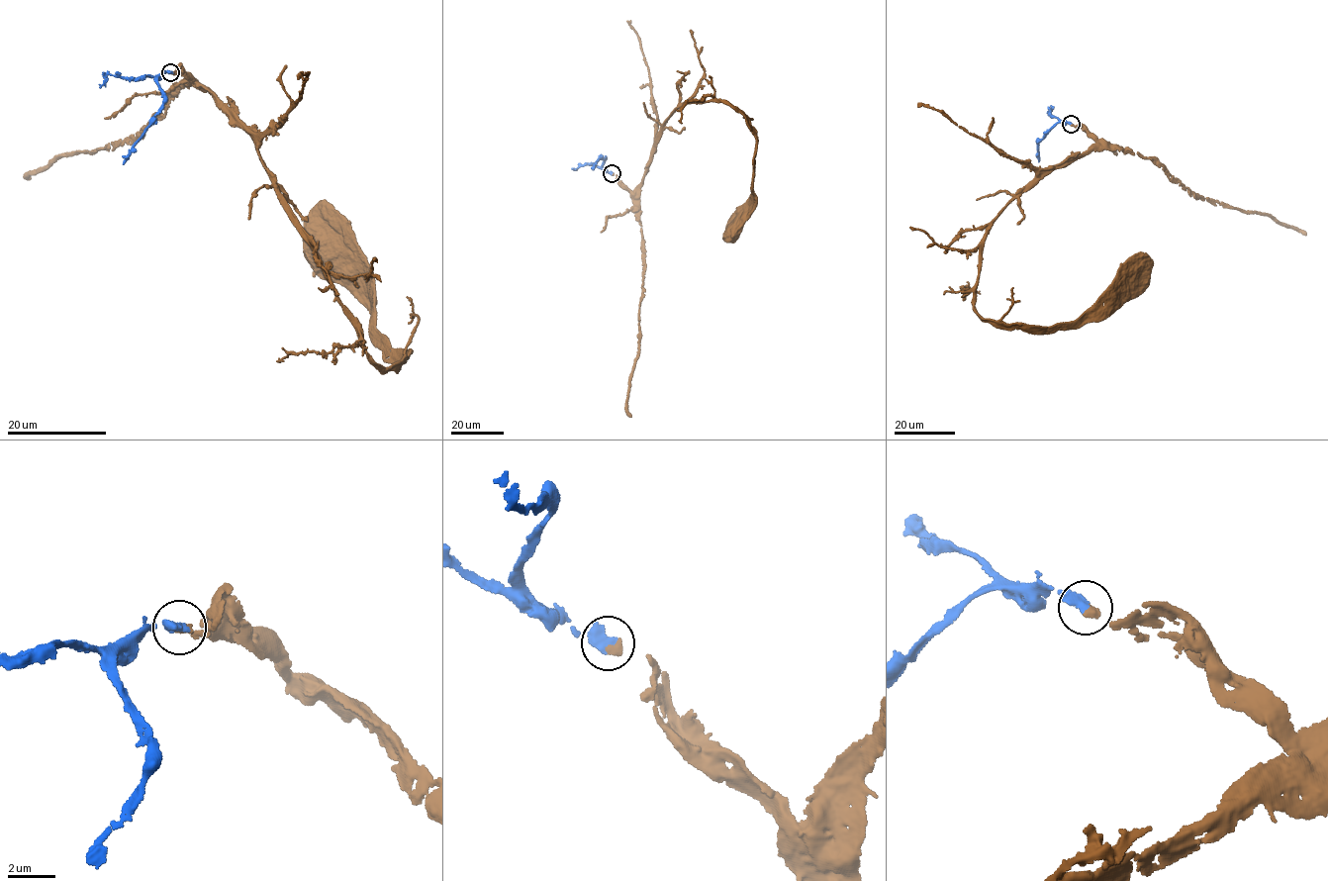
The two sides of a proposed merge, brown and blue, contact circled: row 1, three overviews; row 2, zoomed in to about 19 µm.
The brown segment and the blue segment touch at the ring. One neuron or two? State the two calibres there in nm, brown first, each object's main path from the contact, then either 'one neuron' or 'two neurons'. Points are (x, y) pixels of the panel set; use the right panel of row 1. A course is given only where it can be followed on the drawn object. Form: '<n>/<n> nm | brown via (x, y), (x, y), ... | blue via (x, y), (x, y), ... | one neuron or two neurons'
360/480 nm | brown via (1071, 125), (1097, 143), (1042, 170), (993, 221), (976, 311), (1024, 331), (1071, 327), (1111, 309), (1139, 276) | blue via (1071, 125), (1056, 123), (1038, 143), (1039, 161) | one neuron

